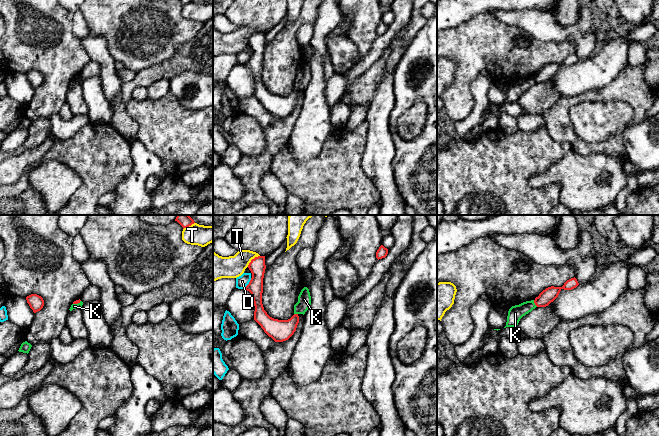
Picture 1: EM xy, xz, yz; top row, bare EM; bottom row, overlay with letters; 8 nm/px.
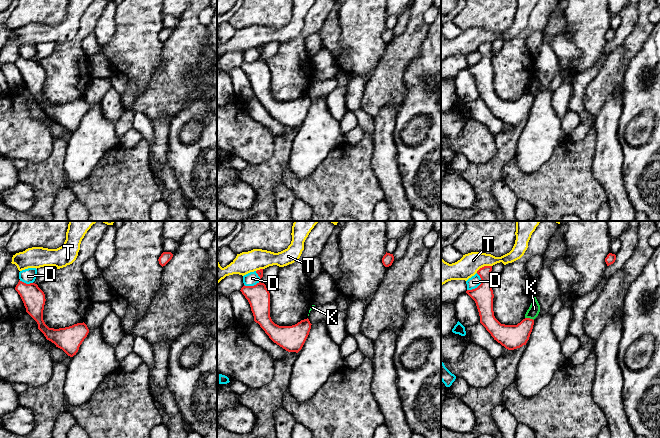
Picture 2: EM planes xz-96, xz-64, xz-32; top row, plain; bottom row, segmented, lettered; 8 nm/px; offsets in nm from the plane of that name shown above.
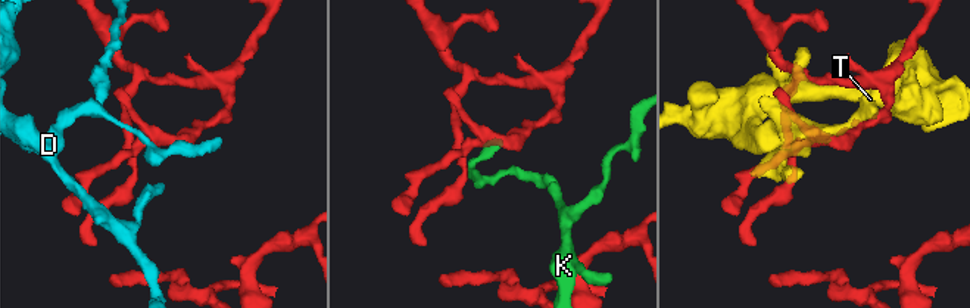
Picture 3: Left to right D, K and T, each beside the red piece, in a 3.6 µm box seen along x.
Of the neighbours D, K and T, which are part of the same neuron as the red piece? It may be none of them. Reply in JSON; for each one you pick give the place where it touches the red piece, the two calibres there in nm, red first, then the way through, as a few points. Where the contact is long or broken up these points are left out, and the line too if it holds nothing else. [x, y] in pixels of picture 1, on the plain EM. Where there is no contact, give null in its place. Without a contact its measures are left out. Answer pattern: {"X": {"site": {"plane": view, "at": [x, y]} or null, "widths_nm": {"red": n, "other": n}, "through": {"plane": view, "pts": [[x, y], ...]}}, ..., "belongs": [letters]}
{"belongs": []}

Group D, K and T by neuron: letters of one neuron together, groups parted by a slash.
D / K / T

